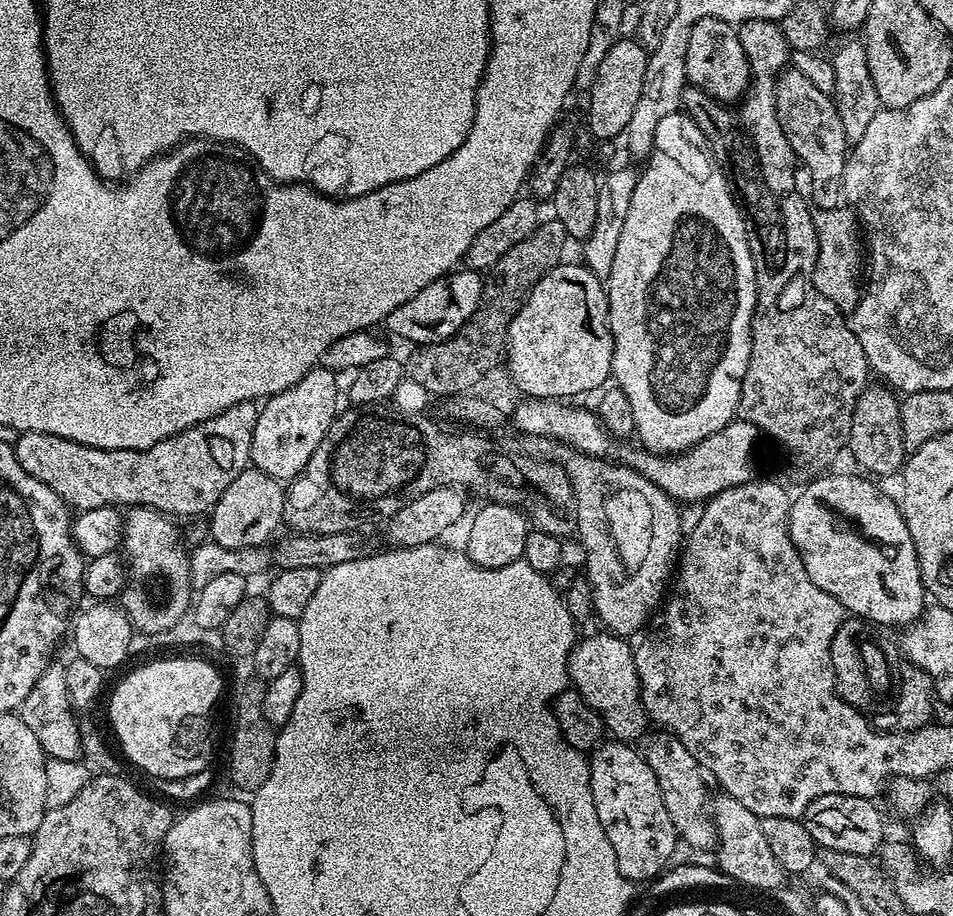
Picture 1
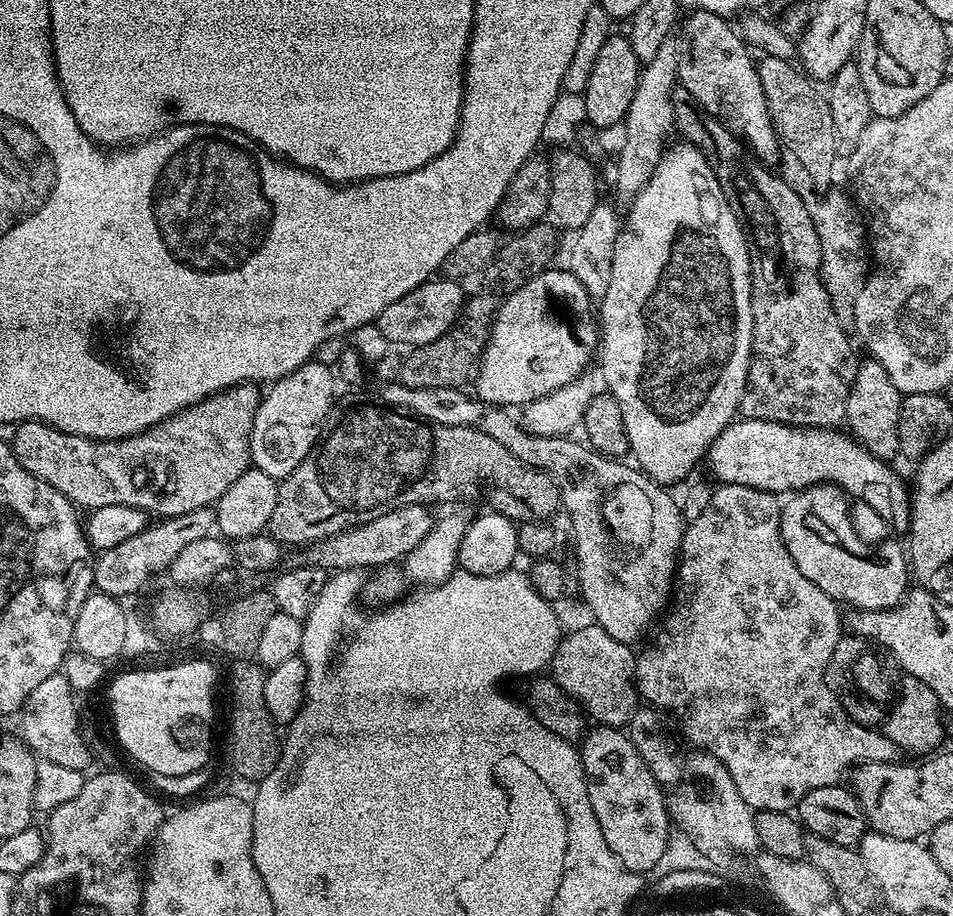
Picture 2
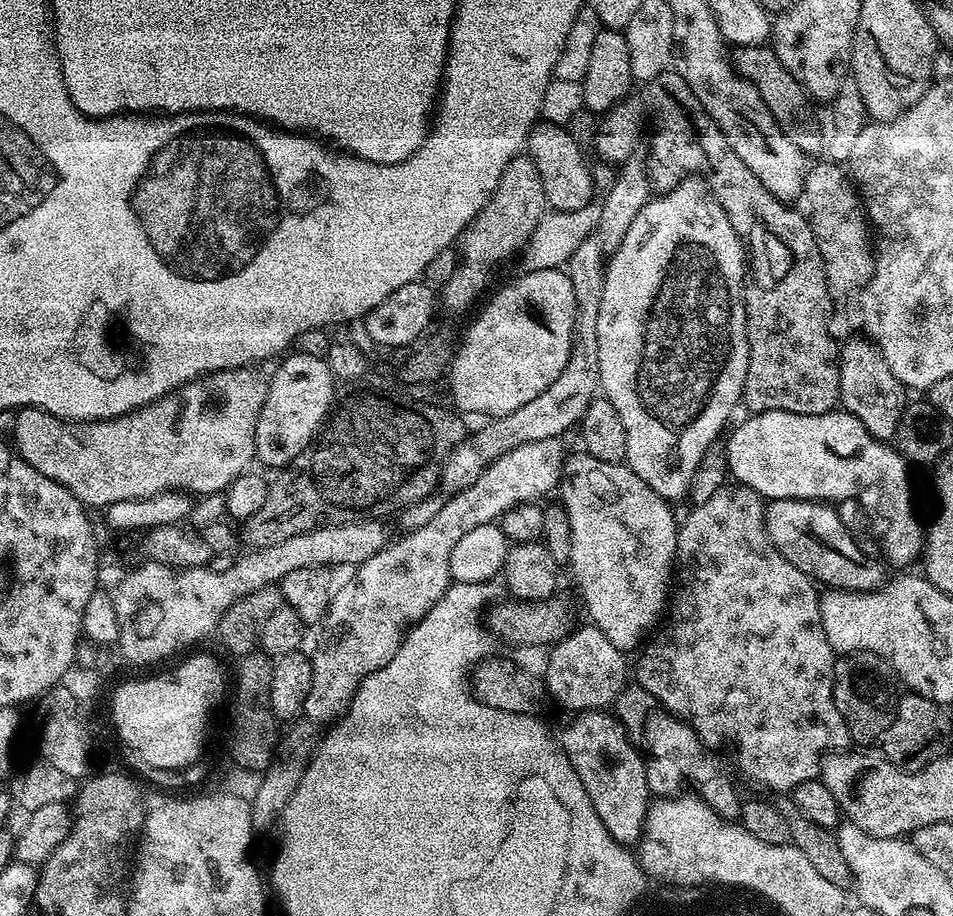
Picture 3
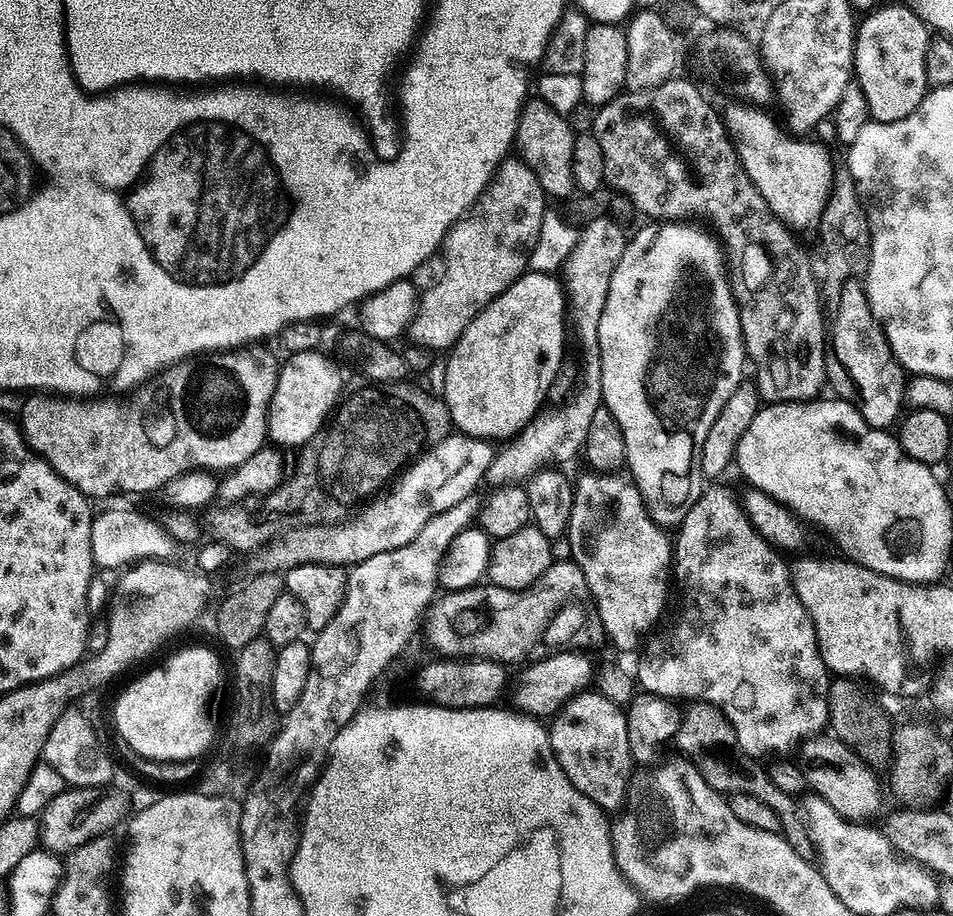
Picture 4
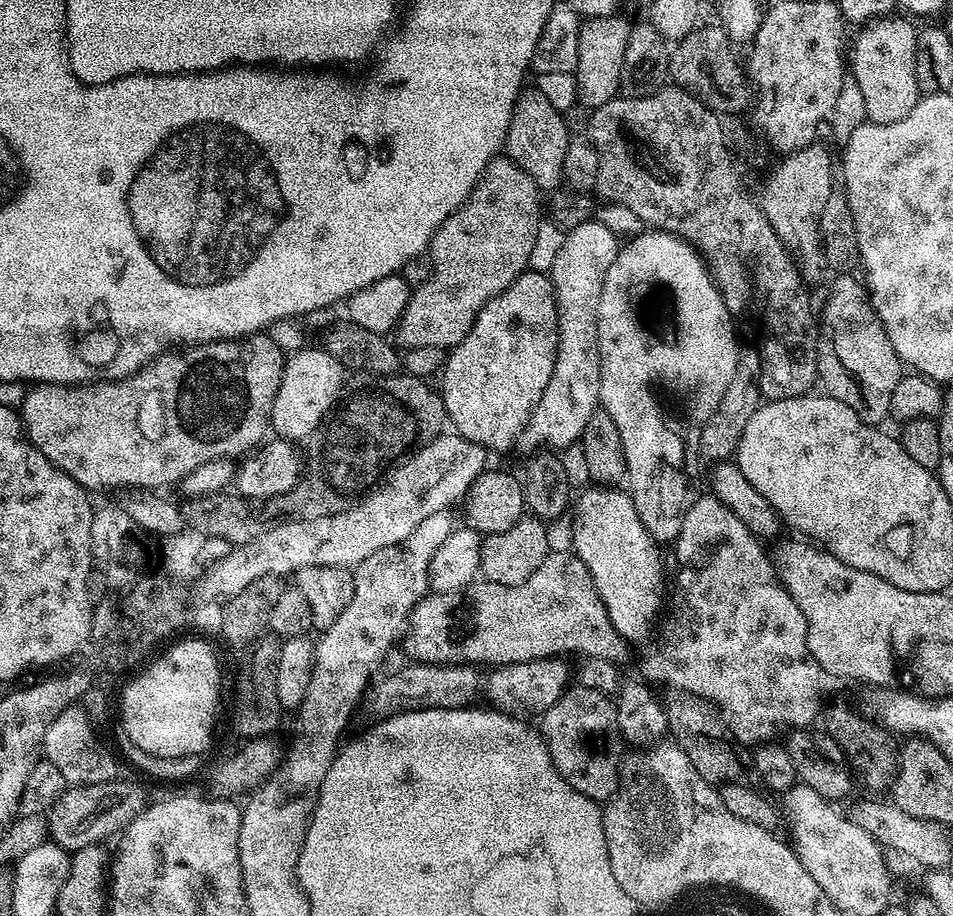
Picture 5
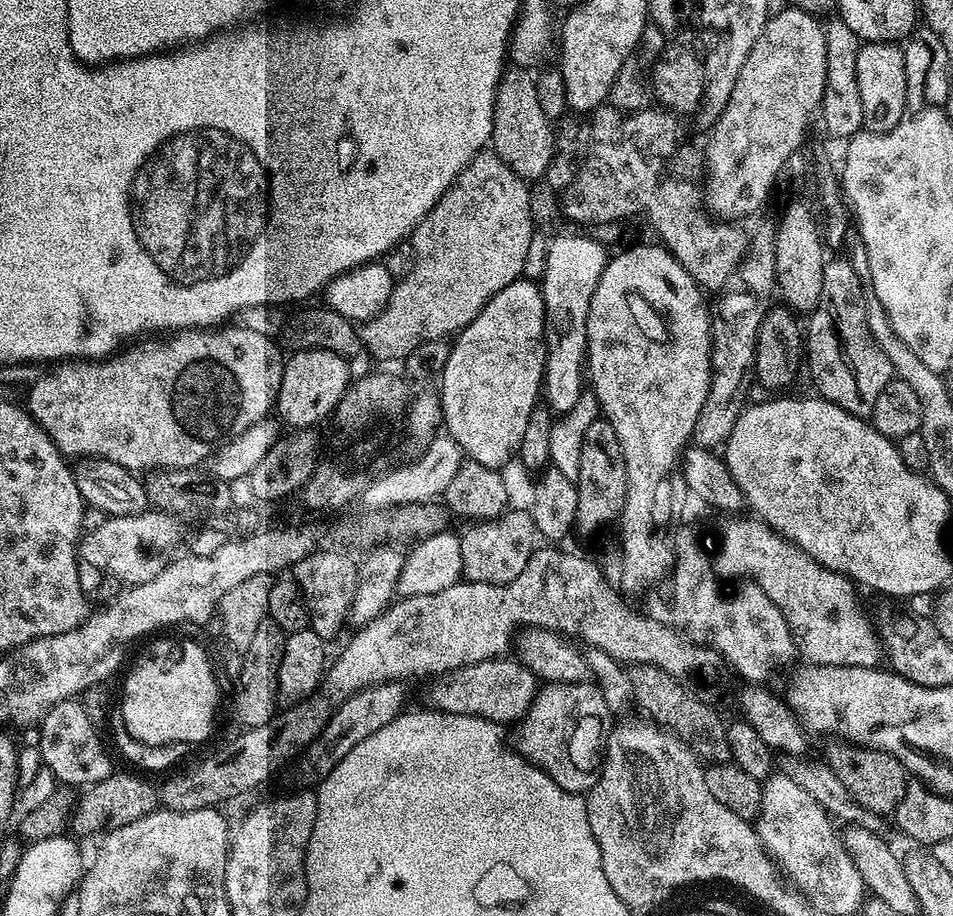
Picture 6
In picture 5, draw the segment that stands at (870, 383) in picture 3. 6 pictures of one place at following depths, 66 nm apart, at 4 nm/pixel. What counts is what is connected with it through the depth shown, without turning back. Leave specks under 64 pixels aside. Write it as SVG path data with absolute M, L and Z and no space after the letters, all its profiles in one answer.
M848 274L836 276L837 280L832 284L832 293L828 296L828 305L824 308L828 328L832 331L830 345L860 387L861 398L864 400L864 419L876 426L881 423L879 420L889 419L894 386L898 386L902 375L902 361L894 350L884 325L876 316L867 287L861 281L859 284L854 277L844 275Z

